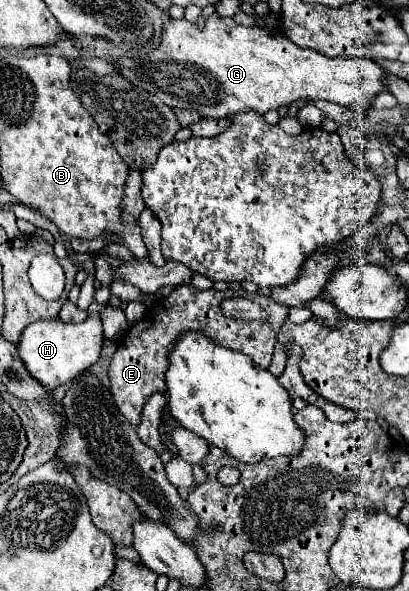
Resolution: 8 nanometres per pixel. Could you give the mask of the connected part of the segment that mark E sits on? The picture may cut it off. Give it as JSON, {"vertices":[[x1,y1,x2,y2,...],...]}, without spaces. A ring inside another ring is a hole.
{"vertices":[[182,284,176,288,168,298,160,298,154,306,150,306,140,322,136,322,118,342,118,348,112,356,110,362,110,390,116,400,118,410,126,416,132,426,140,424,140,412,142,406,146,404,148,396,154,392,164,392,164,372,168,366,168,354,172,350,172,344,176,338,188,330,200,330,206,336,210,336,216,344,232,348,236,352,242,352,250,356,260,368,268,368,272,354,274,354,274,344,276,344,276,332,280,330,282,322,288,316,288,308,280,306,274,302,270,296,260,296,260,294,248,294,244,290,232,292,218,292,214,288,210,290,196,290,194,286],[226,298,250,298,256,304,260,304,268,312,268,322,246,322,246,320,234,320,226,318,220,312,220,304]]}

